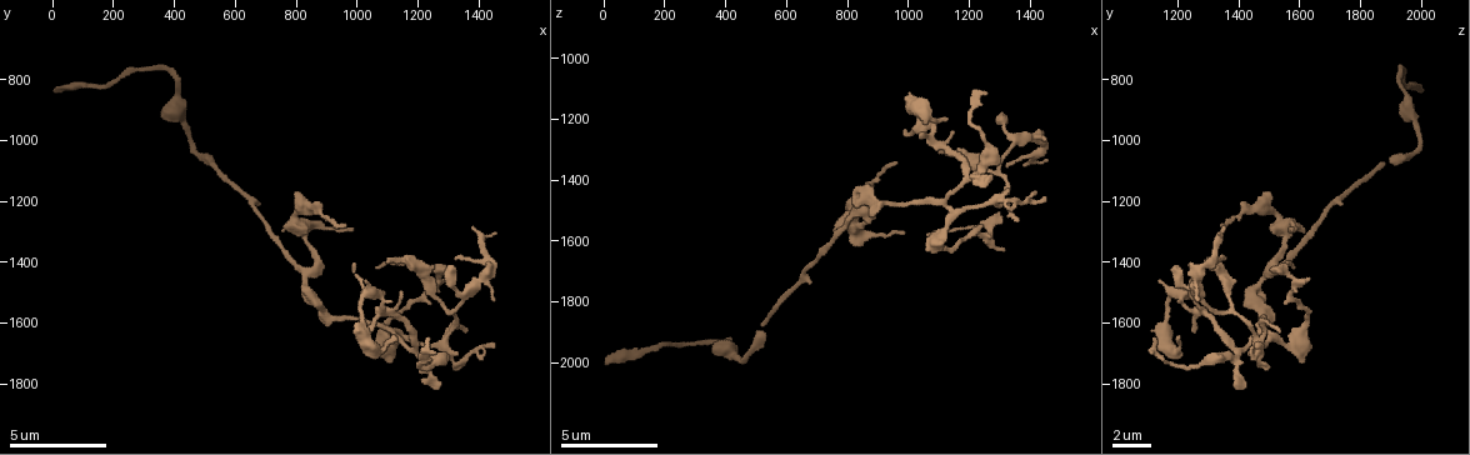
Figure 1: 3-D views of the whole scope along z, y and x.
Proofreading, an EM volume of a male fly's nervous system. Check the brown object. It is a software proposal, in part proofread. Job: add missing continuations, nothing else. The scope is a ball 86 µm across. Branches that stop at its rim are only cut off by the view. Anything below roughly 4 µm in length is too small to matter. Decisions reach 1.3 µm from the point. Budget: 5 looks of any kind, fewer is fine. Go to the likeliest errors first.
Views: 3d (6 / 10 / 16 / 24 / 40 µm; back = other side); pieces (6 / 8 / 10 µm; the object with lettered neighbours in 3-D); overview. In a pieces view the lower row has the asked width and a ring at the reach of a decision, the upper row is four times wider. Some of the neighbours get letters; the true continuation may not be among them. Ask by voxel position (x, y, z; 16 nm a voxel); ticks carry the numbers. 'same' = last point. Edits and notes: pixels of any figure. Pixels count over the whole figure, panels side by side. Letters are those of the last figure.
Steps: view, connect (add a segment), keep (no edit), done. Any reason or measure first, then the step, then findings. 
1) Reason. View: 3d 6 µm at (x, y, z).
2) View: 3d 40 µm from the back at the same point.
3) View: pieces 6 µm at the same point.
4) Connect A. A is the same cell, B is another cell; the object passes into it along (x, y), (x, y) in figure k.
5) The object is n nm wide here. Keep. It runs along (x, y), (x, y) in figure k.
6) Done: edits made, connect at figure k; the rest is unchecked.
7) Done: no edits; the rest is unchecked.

Branch stops here. View: 3d 6 µm at (950, 1270, 1340).

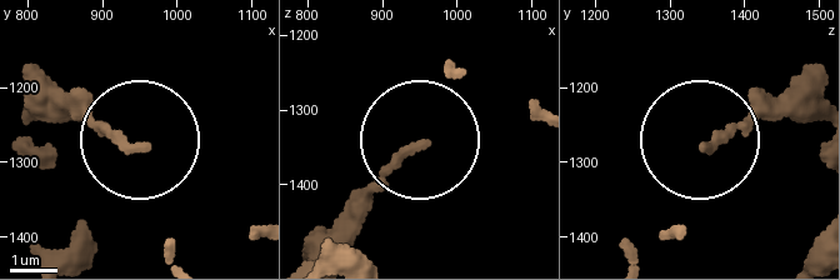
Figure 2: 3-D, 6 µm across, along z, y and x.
View: pieces 10 µm at (950, 1275, 1345).

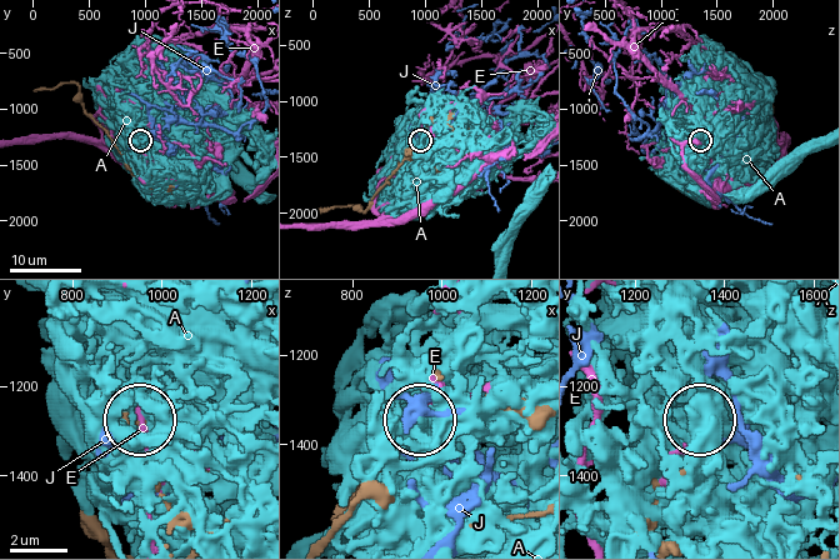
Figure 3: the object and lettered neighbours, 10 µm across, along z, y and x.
The object is 180 nm wide here. Keep. A, E and J are other cells; no lettered segment goes on from it.

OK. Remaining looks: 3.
Free end. View: pieces 10 µm at (20, 830, 1990).

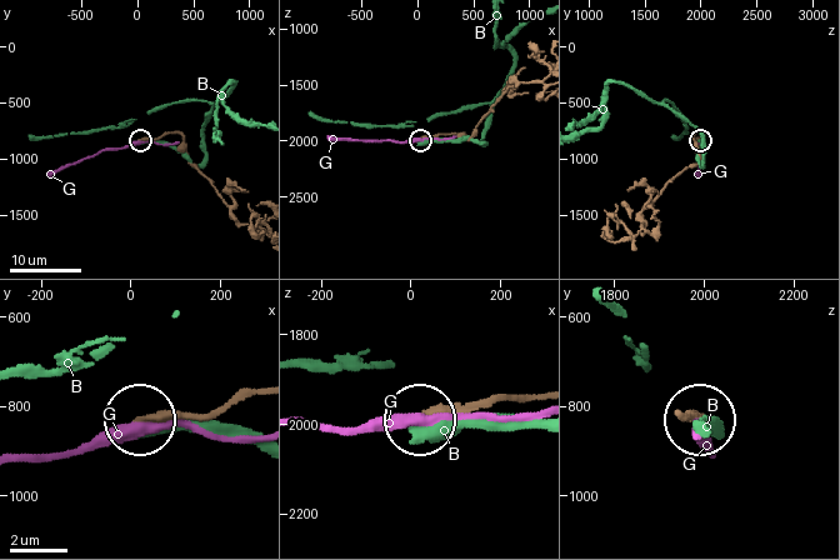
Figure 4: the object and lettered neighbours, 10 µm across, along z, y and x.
Keep. B and G are other cells; it runs along (218, 189), (189, 161), (179, 133), (140, 139) in figure 4; none of them fits.

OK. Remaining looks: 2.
Free end. View: pieces 8 µm at (1390, 1290, 1340).

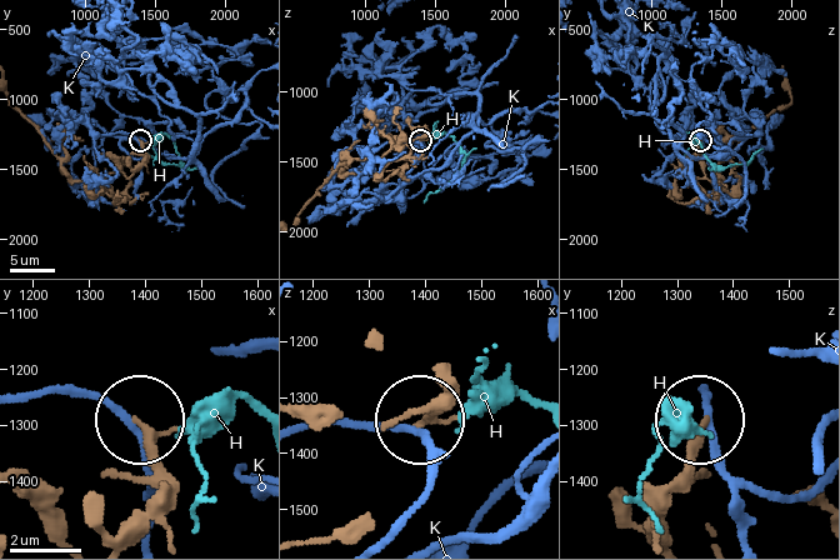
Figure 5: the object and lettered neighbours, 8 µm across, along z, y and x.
Keep. H and K are other cells; it runs along (55, 156), (75, 180), (120, 193), (144, 158), (140, 141) in figure 5; none of them fits.

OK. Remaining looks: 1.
Done: no edits; the rest is unchecked.

